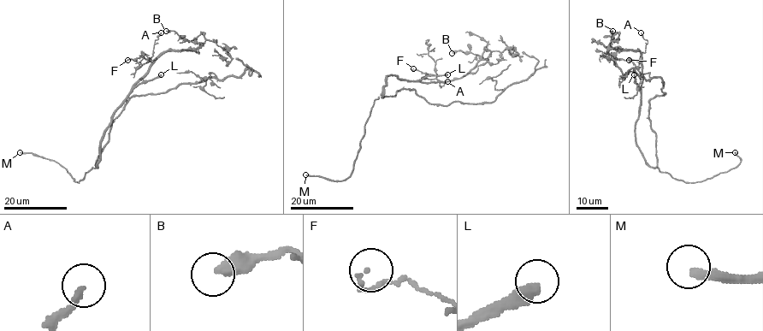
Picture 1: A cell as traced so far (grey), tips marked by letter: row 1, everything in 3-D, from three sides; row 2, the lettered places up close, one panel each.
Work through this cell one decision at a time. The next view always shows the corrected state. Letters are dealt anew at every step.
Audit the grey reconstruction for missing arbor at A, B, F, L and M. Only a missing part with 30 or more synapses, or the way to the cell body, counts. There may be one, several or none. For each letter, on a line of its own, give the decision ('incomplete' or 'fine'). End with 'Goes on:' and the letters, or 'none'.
A: fine
B: fine
F: fine
L: incomplete
M: incomplete
Goes on: L, M

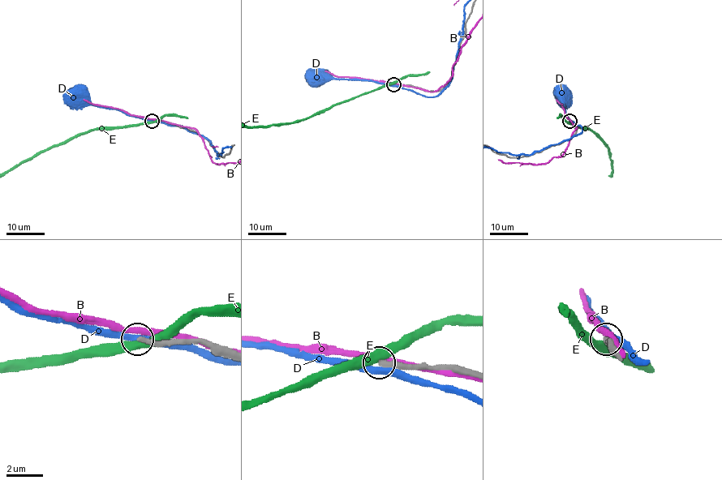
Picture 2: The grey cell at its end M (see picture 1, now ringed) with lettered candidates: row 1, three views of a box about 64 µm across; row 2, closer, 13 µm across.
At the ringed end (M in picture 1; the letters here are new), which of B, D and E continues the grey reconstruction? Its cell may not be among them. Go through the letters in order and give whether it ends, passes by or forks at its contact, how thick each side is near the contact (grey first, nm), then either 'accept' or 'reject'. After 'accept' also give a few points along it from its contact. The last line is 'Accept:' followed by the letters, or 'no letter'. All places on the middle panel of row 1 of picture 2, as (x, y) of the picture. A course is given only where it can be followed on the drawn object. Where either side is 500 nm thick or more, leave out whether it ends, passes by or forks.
B: it passes by; 320 nm thick on the grey side, 320 nm on the other; reject
D: it passes by; 420 nm thick on the grey side, 420 nm on the other; reject
E: it passes by; 320 nm thick on the grey side, 440 nm on the other; reject
Accept: no letter

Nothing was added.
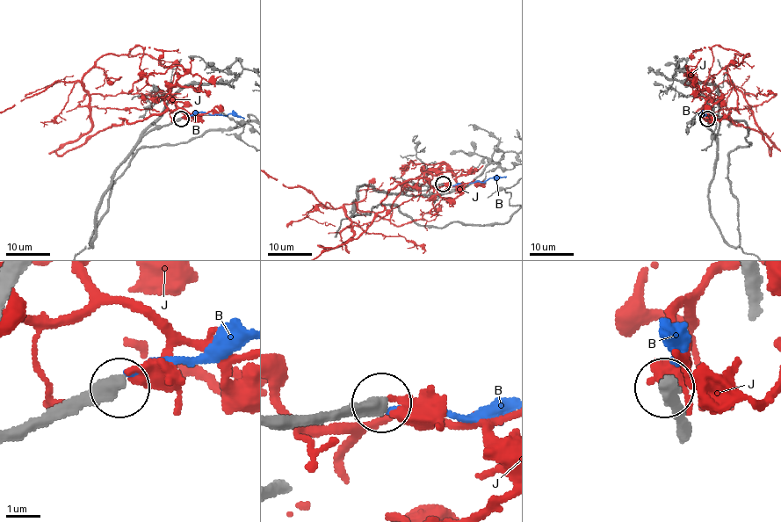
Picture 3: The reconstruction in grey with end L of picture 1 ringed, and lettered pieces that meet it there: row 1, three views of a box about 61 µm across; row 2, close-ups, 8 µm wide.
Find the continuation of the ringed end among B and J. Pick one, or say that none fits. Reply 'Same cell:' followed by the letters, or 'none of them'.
Same cell: none of them

